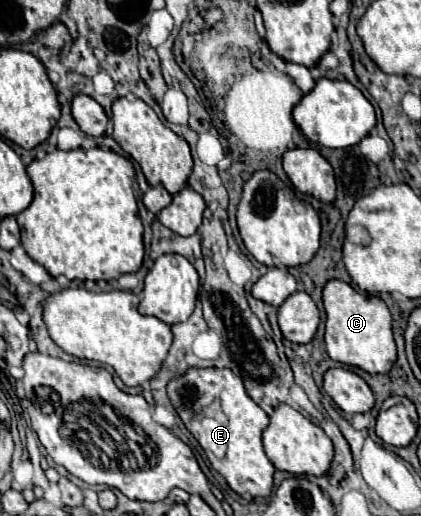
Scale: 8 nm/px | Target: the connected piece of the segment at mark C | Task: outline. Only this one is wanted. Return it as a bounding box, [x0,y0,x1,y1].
[324,281,396,375]

